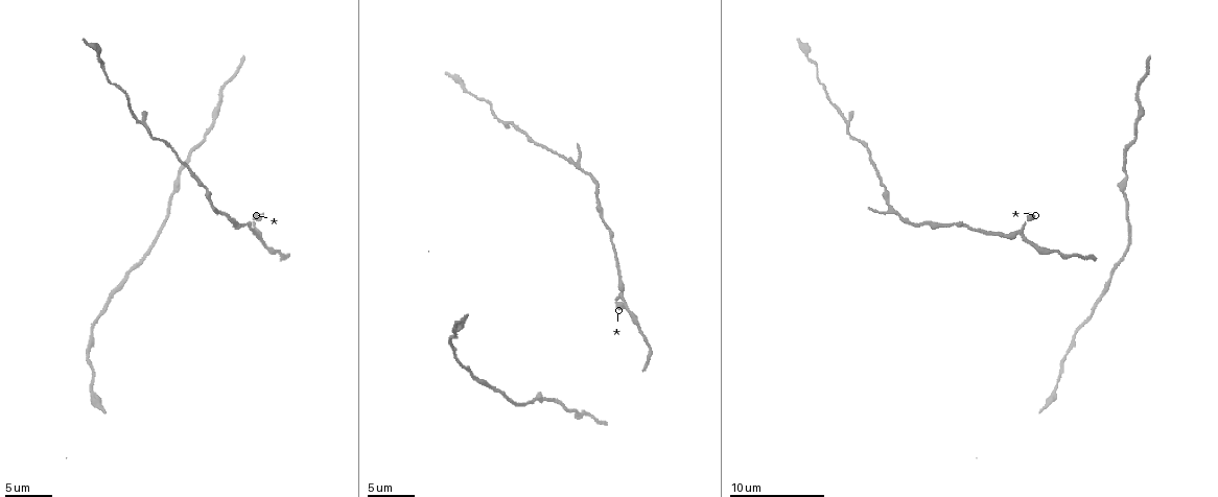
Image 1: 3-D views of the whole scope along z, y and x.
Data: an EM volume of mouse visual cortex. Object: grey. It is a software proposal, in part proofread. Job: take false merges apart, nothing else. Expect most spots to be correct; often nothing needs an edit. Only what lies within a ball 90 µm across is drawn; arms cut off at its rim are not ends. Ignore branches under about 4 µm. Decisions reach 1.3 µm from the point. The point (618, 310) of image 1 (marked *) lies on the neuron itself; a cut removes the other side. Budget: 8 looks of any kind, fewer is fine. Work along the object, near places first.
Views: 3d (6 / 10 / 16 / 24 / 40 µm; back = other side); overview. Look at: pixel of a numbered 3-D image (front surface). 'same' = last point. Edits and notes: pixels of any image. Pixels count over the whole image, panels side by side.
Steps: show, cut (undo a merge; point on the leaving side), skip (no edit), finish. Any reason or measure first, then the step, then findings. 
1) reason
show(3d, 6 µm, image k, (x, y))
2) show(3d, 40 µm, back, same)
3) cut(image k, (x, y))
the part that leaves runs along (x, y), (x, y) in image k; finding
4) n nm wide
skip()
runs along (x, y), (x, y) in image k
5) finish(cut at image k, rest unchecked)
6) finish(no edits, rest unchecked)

show(3d, 10 µm, image 1, (638, 330))

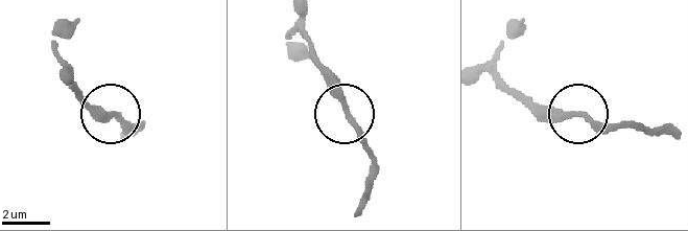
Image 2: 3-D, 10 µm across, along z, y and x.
skip()
runs along (525, 23), (501, 47), (503, 77), (545, 106), (621, 125) in image 2; all the same neuron

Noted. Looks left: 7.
three-way junction
show(3d, 16 µm, image 1, (621, 295))

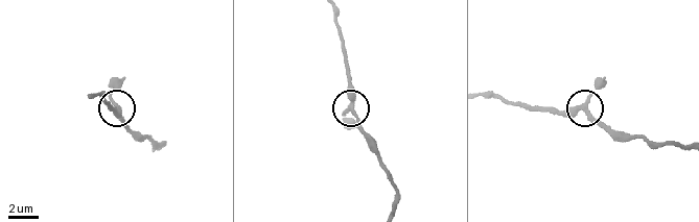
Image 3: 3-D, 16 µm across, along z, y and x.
zoom in
show(3d, 6 µm, image 3, (353, 105))

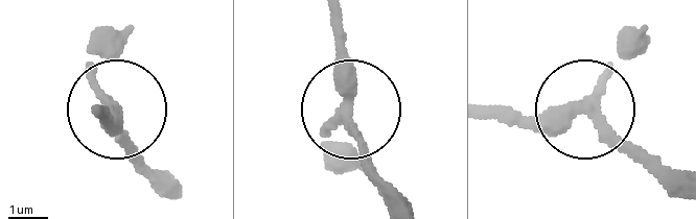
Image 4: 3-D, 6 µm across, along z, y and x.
3 arms
skip()
all the same neuron

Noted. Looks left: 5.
sudden change in width
show(3d, 6 µm, image 1, (925, 222))

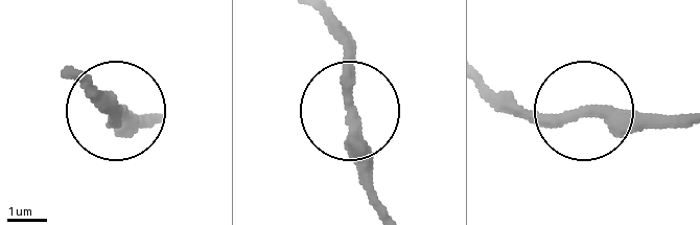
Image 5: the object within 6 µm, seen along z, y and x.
show(3d, 6 µm, back, image 5, (580, 112))

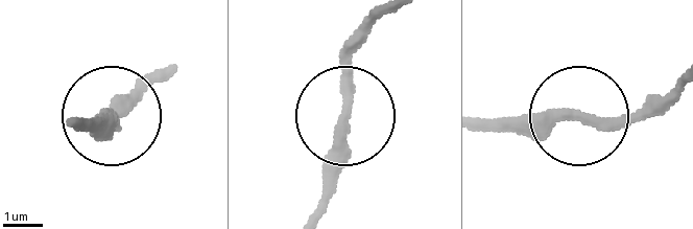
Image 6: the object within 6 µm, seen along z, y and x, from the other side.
290 nm wide
skip()
runs along (481, 121), (630, 121), (667, 112) in image 6; continuous, no second neuron

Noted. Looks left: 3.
calibre changes
show(3d, 10 µm, image 1, (131, 114))

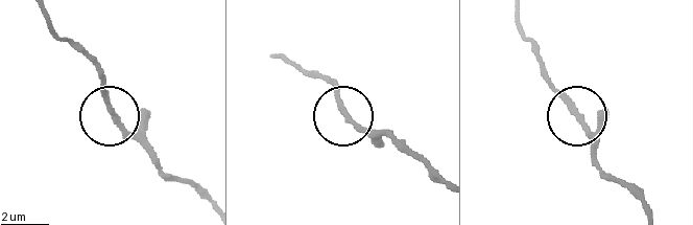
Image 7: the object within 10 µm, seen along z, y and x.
220 nm wide
skip()
runs along (441, 180), (388, 136), (352, 127), (330, 81) in image 7; continuous, no second neuron

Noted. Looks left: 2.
finish(no edits, rest unchecked)

